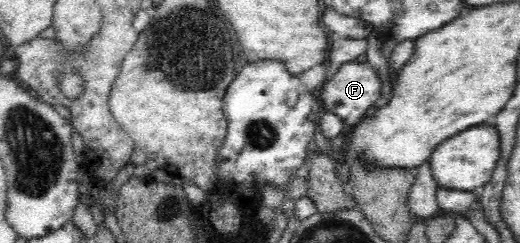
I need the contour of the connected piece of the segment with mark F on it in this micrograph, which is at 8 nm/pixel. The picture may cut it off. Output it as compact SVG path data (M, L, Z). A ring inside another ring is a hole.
M354 61L339 65L338 73L329 82L322 86L321 103L325 105L327 112L341 117L345 125L353 125L380 97L384 82L380 79L377 71L367 62L357 63Z

